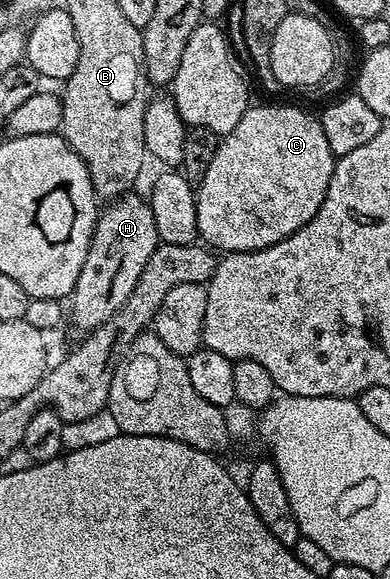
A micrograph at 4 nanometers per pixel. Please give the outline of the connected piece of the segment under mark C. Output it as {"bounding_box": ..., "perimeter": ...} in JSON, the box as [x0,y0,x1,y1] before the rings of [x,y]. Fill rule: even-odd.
{"bounding_box":[195,104,337,253],"perimeter":[[[259,104],[256,108],[255,105],[248,107],[241,122],[237,122],[237,126],[233,126],[233,130],[220,139],[217,154],[213,154],[213,162],[209,162],[209,170],[205,170],[205,178],[197,185],[195,201],[197,202],[197,226],[200,237],[212,249],[223,248],[224,253],[261,250],[289,238],[289,234],[301,230],[301,226],[305,226],[305,222],[313,219],[321,202],[325,202],[325,190],[329,190],[329,178],[333,178],[336,159],[337,157],[329,150],[329,141],[325,139],[322,123],[316,117],[314,120],[309,113],[302,112],[299,108],[286,108],[283,104]]]}

